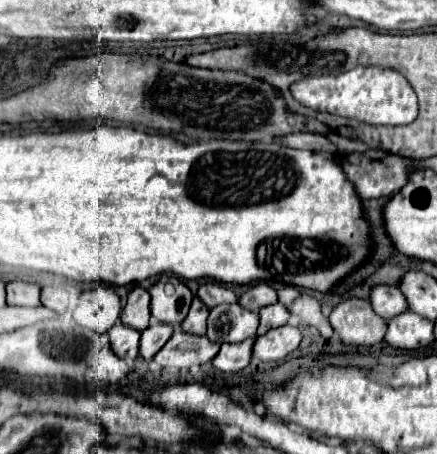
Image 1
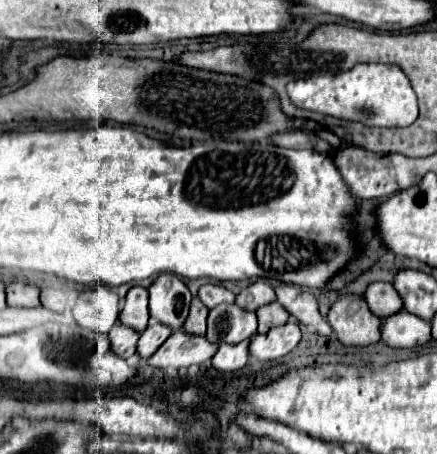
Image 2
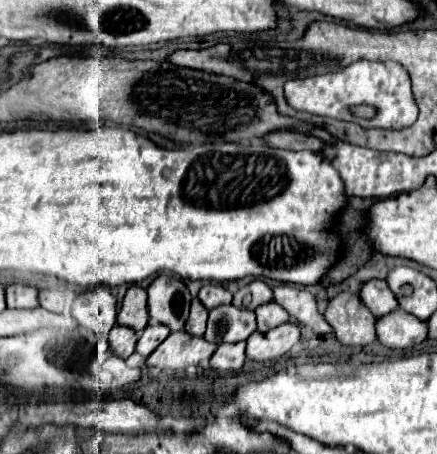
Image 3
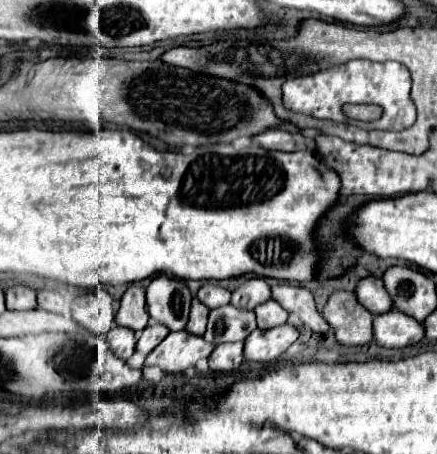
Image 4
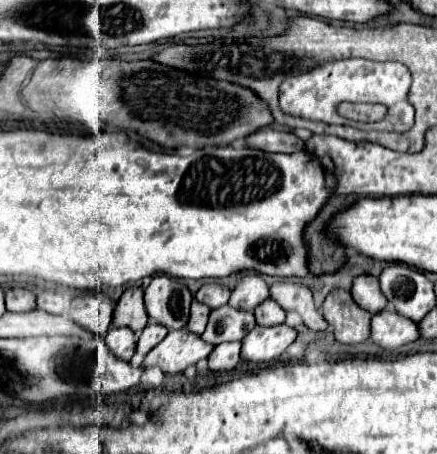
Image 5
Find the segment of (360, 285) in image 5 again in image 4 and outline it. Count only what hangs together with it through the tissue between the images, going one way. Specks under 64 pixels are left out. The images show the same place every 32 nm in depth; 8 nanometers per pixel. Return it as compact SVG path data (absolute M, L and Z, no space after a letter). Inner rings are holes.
M370 276L370 278L360 280L358 288L356 288L356 296L358 296L358 302L376 316L384 314L392 308L392 298L388 296L384 282L380 278Z

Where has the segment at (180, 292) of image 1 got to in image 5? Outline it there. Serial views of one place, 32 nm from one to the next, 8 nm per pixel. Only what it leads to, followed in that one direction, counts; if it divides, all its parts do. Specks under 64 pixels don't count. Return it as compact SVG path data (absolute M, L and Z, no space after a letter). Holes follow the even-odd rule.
M160 274L154 276L152 282L148 284L144 302L148 316L152 320L170 330L180 330L188 322L192 294L184 284Z

